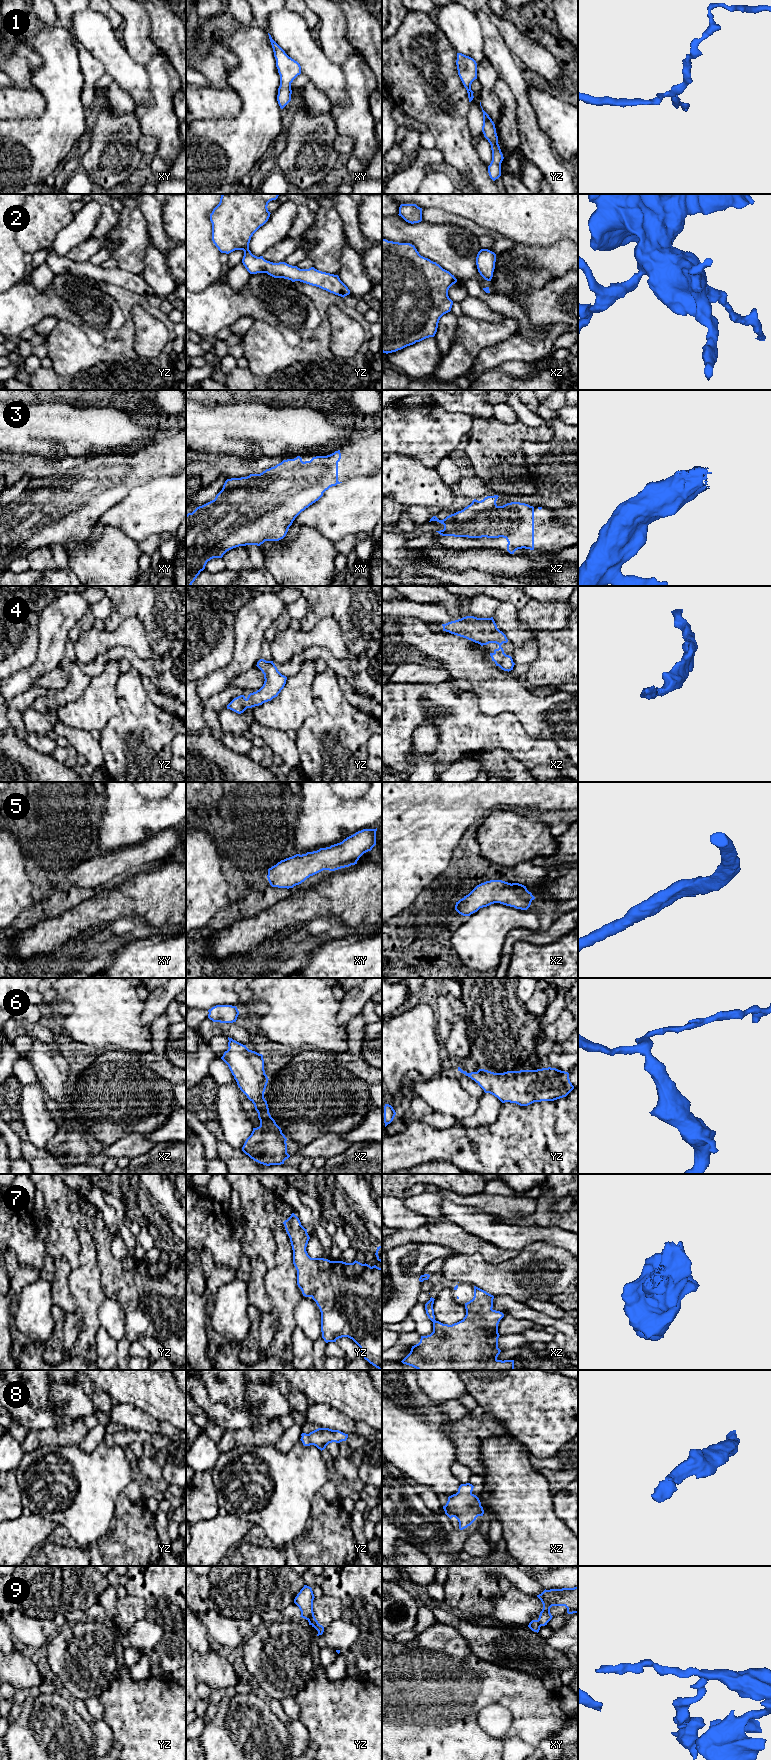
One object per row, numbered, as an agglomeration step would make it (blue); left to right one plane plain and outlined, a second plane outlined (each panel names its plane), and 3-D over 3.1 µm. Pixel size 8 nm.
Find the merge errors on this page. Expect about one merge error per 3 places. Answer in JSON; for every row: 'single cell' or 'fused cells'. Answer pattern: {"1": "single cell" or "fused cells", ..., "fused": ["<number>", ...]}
{"1": "single cell", "2": "single cell", "3": "single cell", "4": "single cell", "5": "single cell", "6": "single cell", "7": "single cell", "8": "single cell", "9": "fused cells", "fused": ["9"]}

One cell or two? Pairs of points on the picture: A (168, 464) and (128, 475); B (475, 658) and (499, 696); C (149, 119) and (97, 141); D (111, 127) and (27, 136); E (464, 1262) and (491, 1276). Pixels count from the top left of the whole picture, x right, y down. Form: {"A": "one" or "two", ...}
{"A": "one", "B": "one", "C": "two", "D": "two", "E": "one"}

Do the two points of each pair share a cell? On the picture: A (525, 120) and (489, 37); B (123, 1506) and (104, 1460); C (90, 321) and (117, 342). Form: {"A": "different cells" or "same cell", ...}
{"A": "same cell", "B": "different cells", "C": "different cells"}

